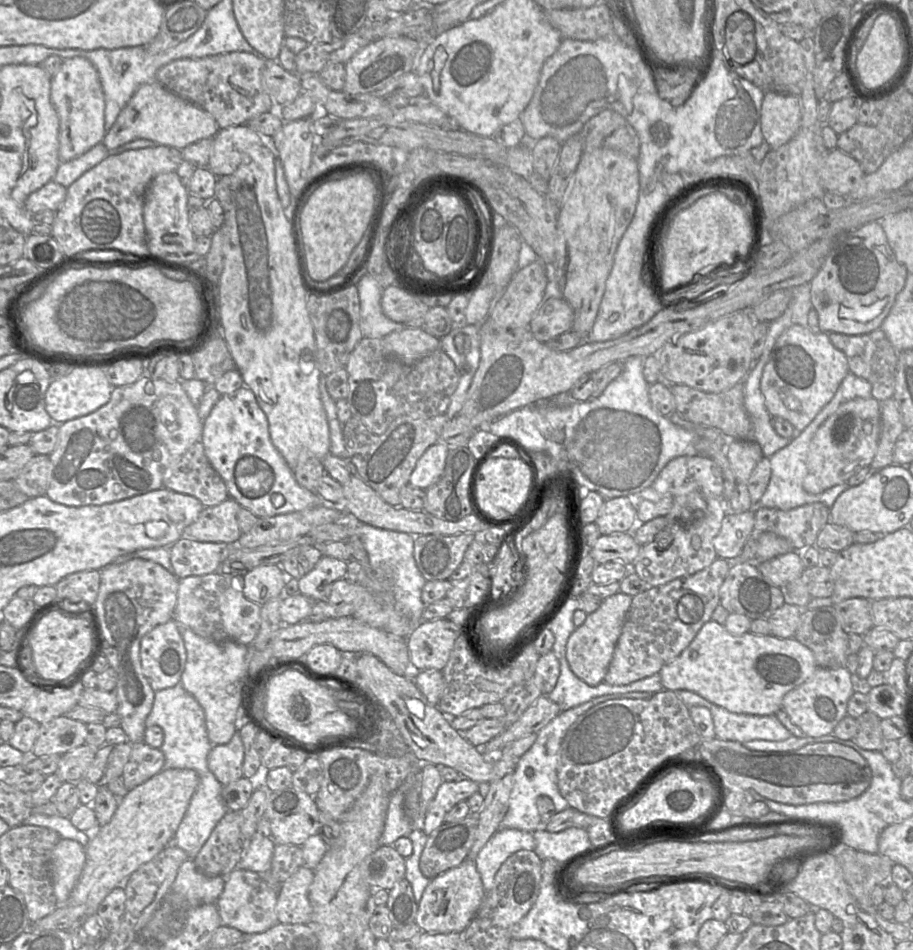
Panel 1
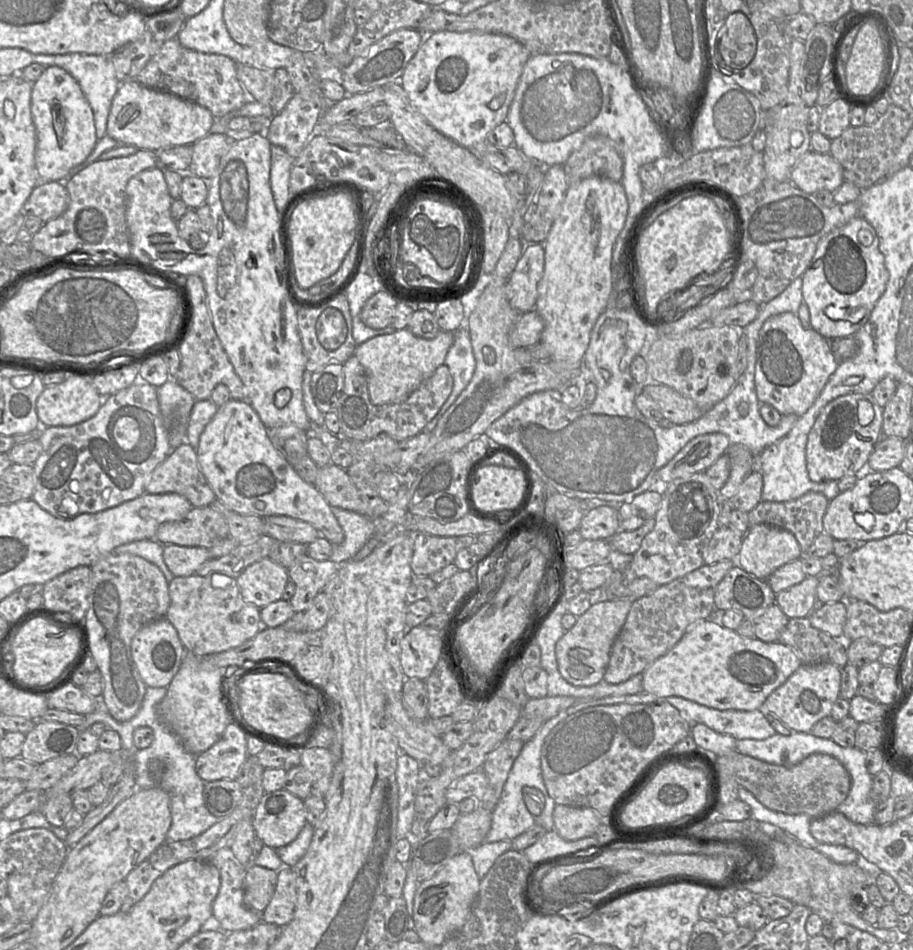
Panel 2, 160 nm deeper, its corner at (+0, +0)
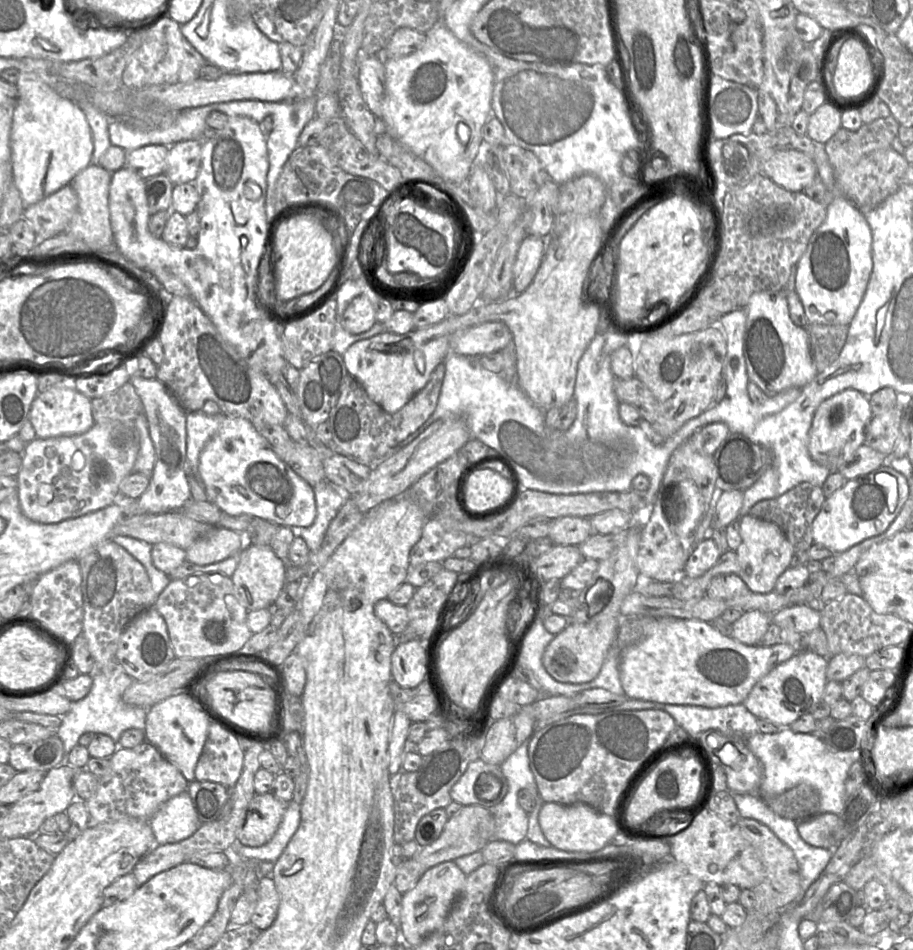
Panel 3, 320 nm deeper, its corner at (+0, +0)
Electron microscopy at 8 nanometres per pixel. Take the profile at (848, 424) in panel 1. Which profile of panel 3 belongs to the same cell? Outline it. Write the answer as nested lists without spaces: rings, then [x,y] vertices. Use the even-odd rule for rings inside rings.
[[[854,389],[843,390],[824,400],[815,411],[809,432],[811,458],[831,472],[838,472],[865,443],[865,431],[873,418],[868,396]]]

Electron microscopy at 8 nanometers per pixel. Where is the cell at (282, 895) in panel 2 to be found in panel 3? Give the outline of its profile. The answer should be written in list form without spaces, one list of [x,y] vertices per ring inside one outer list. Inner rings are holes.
[[[260,877],[256,891],[257,904],[250,923],[263,931],[268,929],[275,921],[280,897],[271,877]]]

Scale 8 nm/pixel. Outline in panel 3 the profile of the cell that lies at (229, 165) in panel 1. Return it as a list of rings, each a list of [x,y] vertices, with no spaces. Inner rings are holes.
[[[186,140],[169,147],[165,175],[174,184],[193,183],[201,165],[202,140]]]

